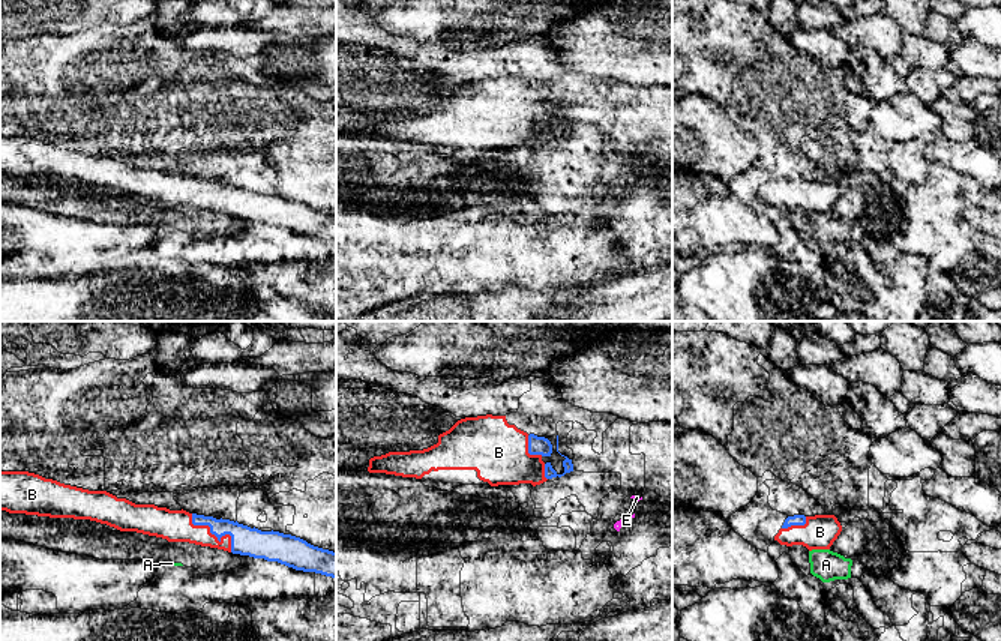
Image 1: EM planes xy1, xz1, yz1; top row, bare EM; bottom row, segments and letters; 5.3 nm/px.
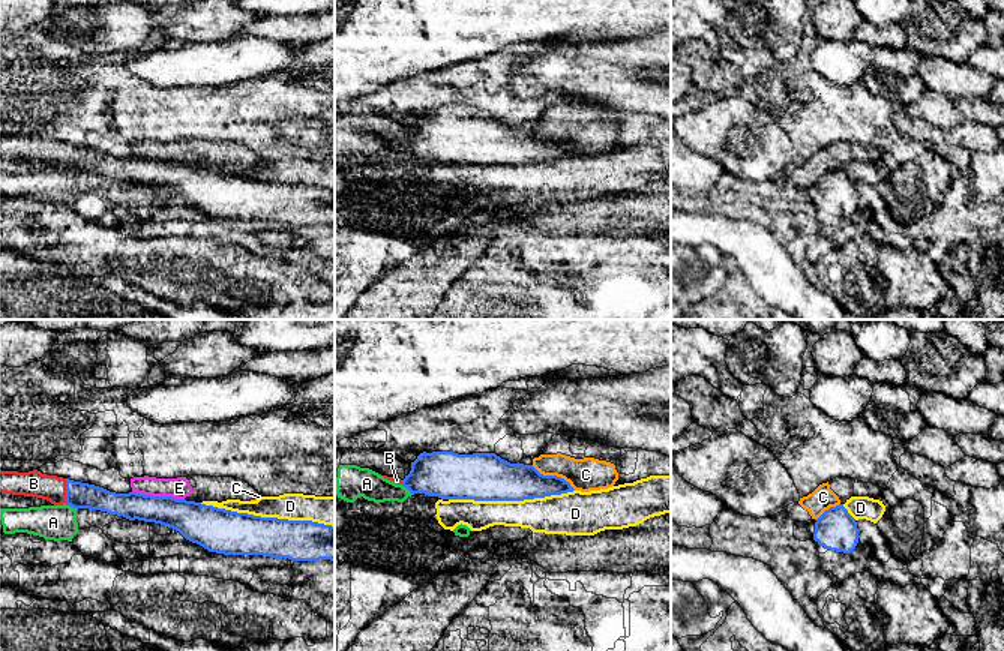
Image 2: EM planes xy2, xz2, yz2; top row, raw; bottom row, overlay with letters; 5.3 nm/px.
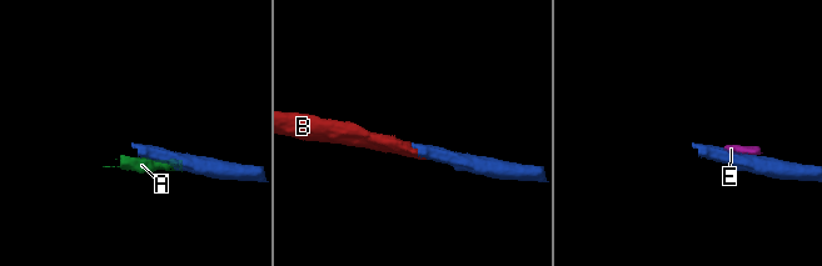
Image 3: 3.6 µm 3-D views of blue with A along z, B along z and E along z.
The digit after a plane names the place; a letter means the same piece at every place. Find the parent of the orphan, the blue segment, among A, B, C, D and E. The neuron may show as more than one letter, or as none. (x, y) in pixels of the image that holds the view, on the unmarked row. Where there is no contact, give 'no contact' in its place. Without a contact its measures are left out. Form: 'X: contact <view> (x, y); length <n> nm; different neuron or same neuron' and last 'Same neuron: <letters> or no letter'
A: contact xy2 (71, 170); length 80 nm; different neuron
B: contact xy1 (213, 197); length 300 nm; same neuron
C: contact xz2 (554, 140); length 280 nm; different neuron
D: contact xy2 (267, 182); length 750 nm; different neuron
E: contact xy2 (158, 161); length 280 nm; different neuron
Same neuron: B

